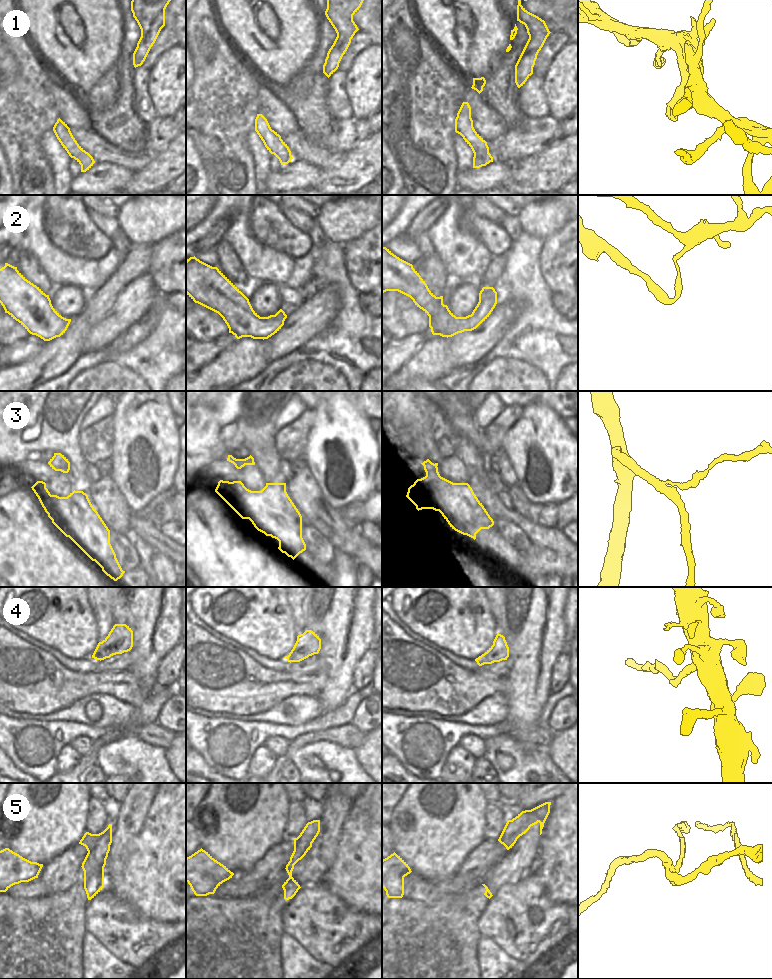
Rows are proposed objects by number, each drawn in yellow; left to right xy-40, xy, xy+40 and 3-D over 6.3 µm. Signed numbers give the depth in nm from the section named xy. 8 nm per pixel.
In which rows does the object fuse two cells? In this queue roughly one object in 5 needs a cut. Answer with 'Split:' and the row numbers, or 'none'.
Split: 2, 3, 4, 5

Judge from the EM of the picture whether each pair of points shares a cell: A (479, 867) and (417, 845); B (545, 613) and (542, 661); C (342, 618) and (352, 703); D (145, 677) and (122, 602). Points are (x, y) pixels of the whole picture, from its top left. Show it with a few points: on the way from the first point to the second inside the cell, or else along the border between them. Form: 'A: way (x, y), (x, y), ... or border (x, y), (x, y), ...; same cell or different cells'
A: border (480, 844), (466, 857), (455, 873); different cells
B: way (541, 625), (541, 649); same cell
C: border (353, 690), (347, 699), (335, 710); different cells
D: way (145, 658), (145, 625), (141, 621); same cell

